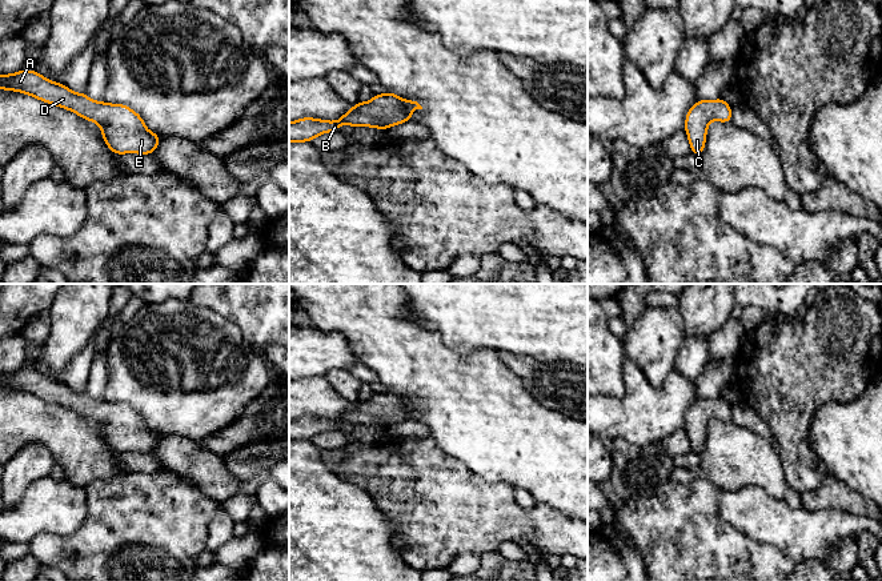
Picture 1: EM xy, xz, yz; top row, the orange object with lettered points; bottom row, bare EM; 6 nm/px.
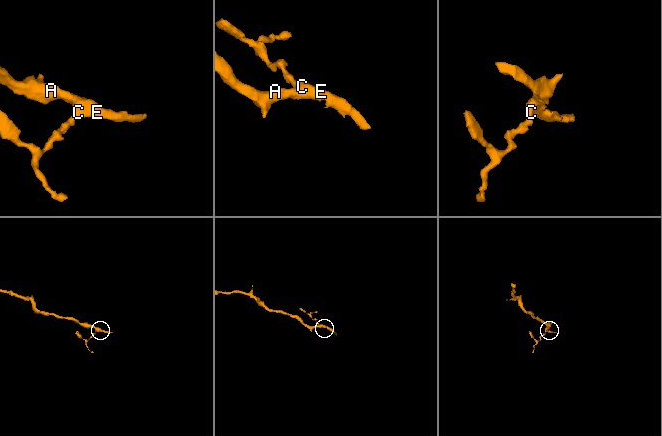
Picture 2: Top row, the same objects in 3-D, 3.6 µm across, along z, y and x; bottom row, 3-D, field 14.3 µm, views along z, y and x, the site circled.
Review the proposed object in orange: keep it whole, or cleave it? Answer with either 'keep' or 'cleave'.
keep

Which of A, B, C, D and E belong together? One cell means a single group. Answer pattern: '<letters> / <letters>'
A B C D E

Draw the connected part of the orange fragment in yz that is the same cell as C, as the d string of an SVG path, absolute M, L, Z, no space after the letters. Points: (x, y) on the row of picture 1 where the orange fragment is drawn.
M721 97L718 100L699 100L687 112L685 131L691 153L701 156L706 143L707 125L711 120L731 121L731 107Z

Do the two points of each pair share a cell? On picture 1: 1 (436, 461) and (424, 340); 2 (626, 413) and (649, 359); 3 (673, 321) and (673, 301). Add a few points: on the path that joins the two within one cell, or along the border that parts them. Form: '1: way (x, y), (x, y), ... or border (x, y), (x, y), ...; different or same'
1: border (431, 436), (442, 451), (458, 459); different
2: border (625, 355), (657, 387), (674, 367); different
3: border (648, 305), (677, 308); different

